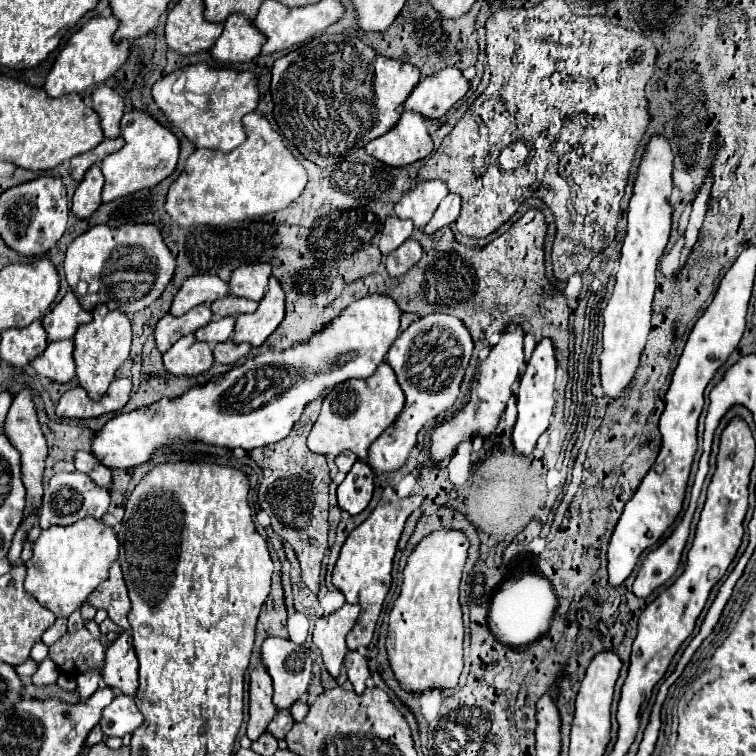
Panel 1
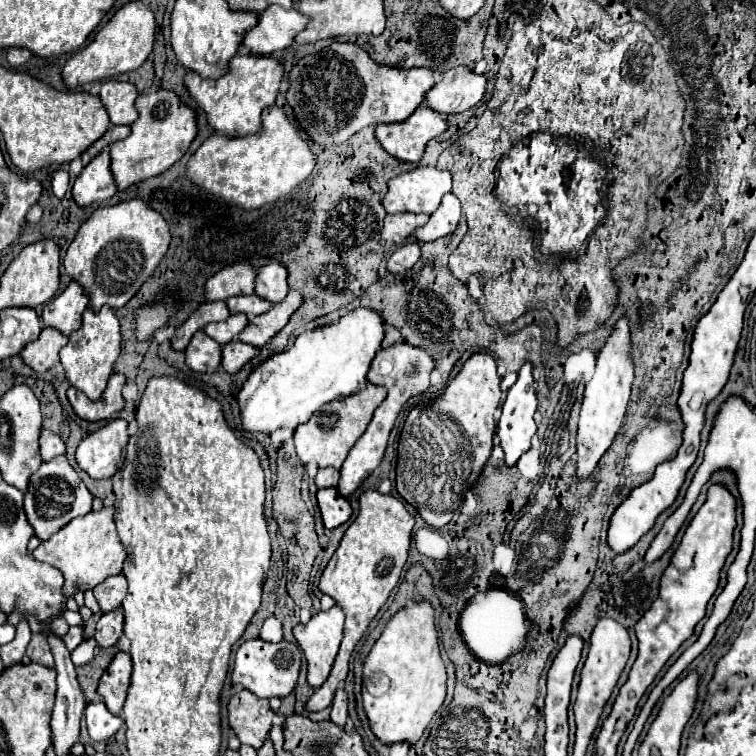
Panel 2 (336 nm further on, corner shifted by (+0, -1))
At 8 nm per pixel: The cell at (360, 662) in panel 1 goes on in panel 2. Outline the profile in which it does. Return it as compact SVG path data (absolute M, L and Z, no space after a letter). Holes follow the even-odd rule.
M339 687L335 697L333 697L333 705L331 705L331 717L329 717L335 725L343 727L347 721L347 693Z

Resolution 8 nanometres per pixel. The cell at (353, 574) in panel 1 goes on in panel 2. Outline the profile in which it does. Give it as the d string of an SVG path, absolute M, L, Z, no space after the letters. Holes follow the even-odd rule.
M373 489L365 491L359 501L361 501L361 511L359 511L357 519L345 531L341 545L333 553L331 561L327 563L327 567L323 569L321 579L319 579L319 591L325 595L331 595L337 601L337 605L343 609L345 631L343 631L343 641L341 641L339 653L335 657L331 675L309 697L309 701L305 703L305 713L315 713L315 711L321 711L331 705L337 685L341 681L345 681L345 677L347 677L351 651L355 649L357 641L367 631L371 619L377 615L377 611L383 607L389 593L397 585L401 569L407 561L407 551L411 545L413 515L393 495L383 495Z

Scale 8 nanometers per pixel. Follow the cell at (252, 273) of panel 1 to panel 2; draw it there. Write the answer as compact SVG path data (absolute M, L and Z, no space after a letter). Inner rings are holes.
M269 263L267 267L259 269L255 279L255 293L259 297L265 297L271 303L279 303L287 297L287 291L287 269L281 263Z

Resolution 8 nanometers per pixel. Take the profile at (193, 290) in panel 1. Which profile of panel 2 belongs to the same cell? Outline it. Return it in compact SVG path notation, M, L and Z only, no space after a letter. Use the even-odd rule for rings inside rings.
M237 263L215 273L207 285L205 293L209 301L225 301L233 295L251 295L255 289L257 271L249 263Z

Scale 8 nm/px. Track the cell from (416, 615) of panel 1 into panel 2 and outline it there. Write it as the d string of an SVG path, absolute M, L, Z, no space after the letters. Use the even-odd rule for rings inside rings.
M427 601L411 603L391 617L391 621L383 629L381 637L373 645L363 665L361 697L363 697L363 709L369 719L369 727L373 735L385 745L409 743L413 747L421 739L425 727L429 725L429 721L445 701L445 681L447 681L447 673L439 651L439 637L435 631L435 611Z

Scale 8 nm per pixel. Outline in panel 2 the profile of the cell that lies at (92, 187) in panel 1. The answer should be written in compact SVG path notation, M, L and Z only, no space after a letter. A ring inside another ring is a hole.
M103 149L75 179L73 199L77 205L87 207L97 201L105 201L117 193L117 185L109 167L109 149Z

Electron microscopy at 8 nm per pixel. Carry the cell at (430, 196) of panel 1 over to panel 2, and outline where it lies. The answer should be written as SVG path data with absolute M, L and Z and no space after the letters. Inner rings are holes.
M417 167L389 181L383 207L387 213L427 213L431 215L445 193L451 191L451 175L437 167Z

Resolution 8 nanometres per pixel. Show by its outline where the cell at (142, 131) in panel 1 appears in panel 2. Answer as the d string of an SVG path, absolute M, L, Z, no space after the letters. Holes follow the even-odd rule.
M157 89L153 93L141 93L135 107L139 119L131 125L131 135L111 145L111 171L119 191L167 171L187 153L197 135L197 115L191 107L181 103L175 91Z

